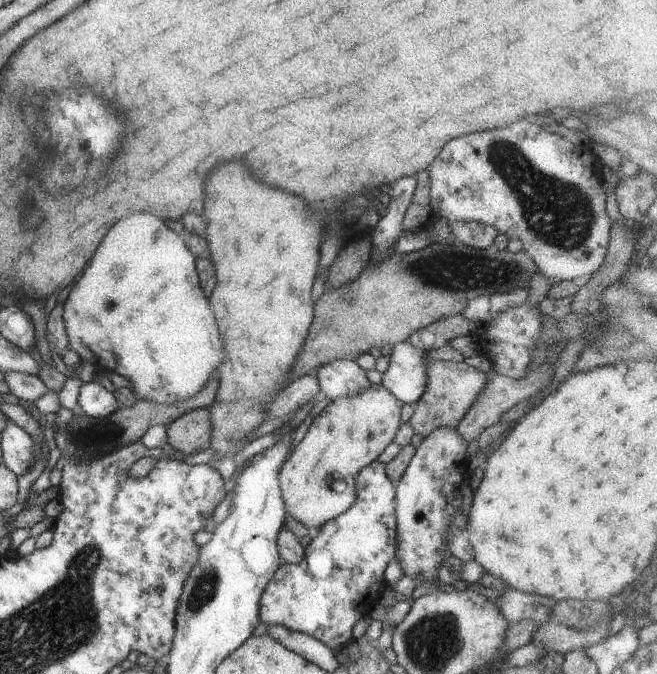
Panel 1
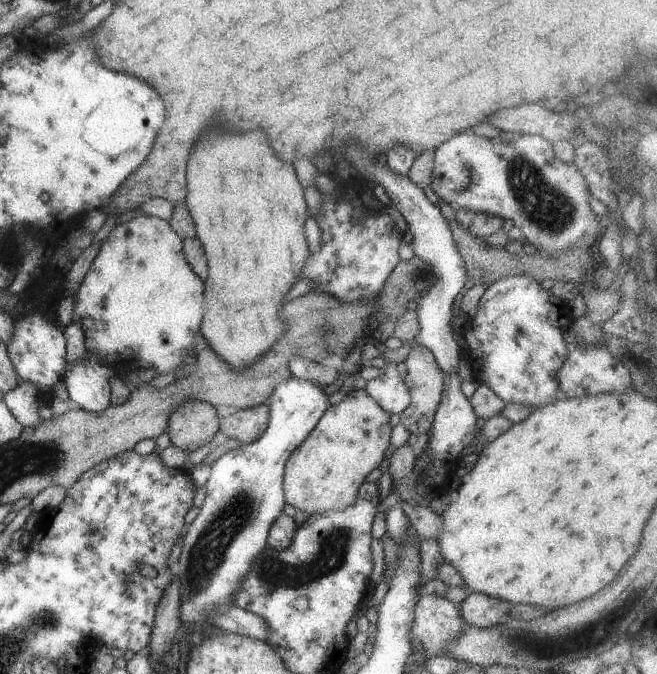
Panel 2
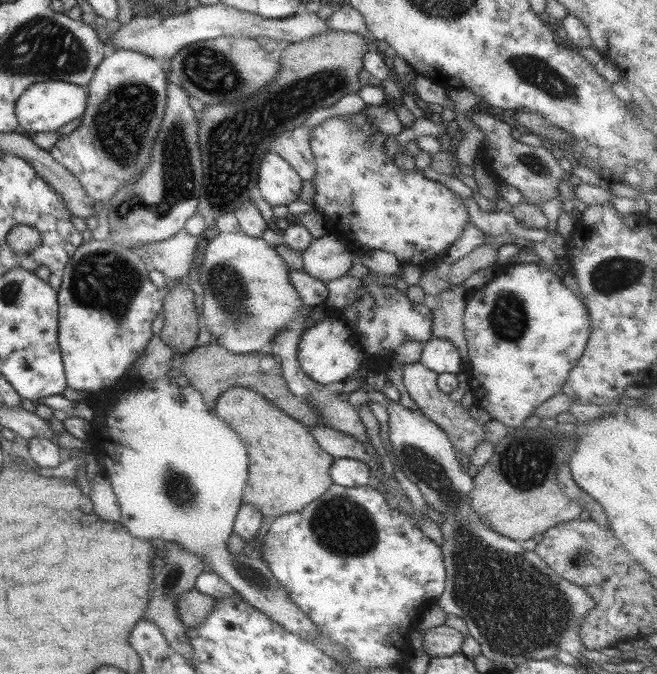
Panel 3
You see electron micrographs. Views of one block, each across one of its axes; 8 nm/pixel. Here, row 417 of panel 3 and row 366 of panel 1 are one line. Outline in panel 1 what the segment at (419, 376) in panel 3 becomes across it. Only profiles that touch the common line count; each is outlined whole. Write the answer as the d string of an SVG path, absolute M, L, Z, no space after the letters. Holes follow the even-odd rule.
M428 360L425 368L424 392L412 405L414 412L408 421L413 433L425 437L432 429L441 426L455 428L465 412L471 407L485 382L485 374L469 367L465 362Z

